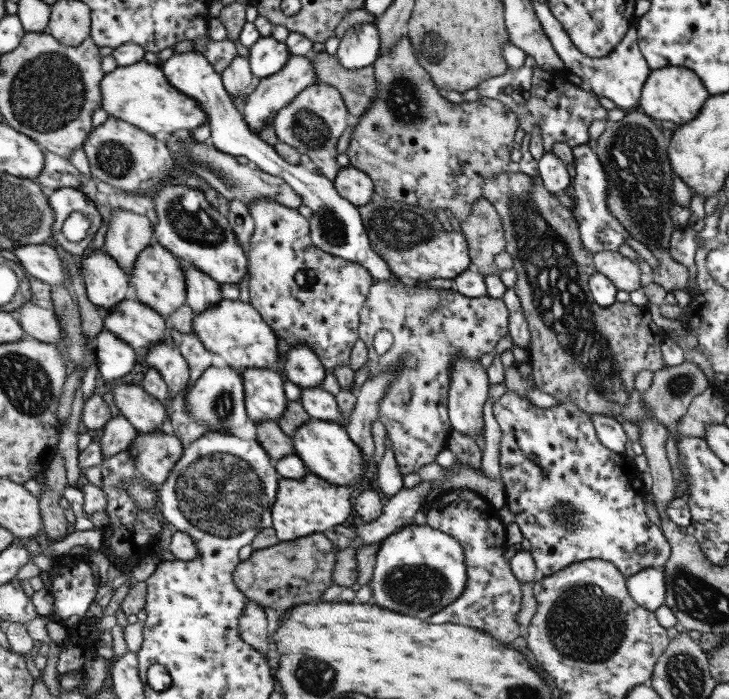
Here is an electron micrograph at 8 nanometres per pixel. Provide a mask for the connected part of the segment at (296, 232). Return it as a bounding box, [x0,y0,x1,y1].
[247,199,372,372]

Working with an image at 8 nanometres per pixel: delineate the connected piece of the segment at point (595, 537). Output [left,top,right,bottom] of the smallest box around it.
[492,390,669,578]

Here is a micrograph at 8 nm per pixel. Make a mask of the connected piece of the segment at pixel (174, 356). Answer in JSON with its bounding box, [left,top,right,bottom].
[144,342,189,394]

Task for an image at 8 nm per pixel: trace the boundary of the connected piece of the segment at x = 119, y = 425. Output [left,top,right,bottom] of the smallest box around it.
[99,413,136,461]

